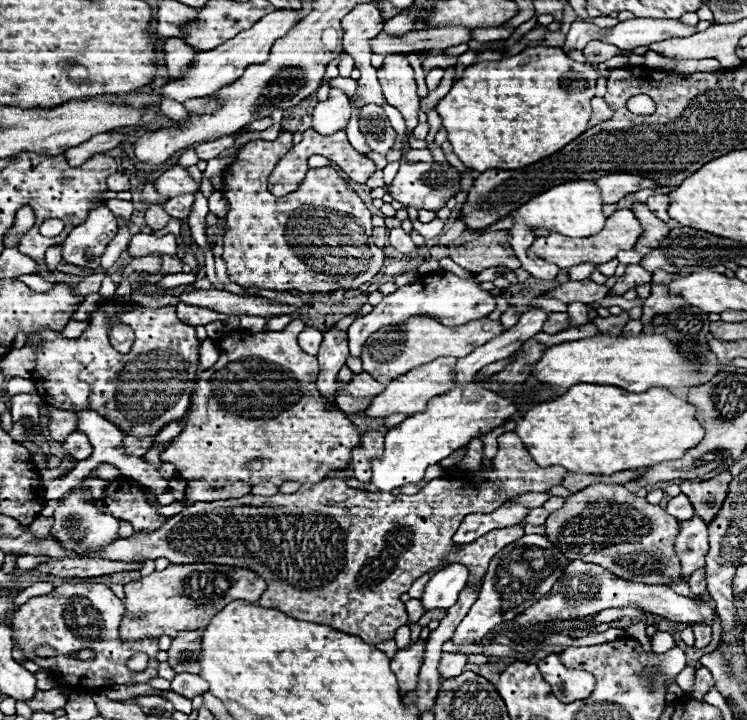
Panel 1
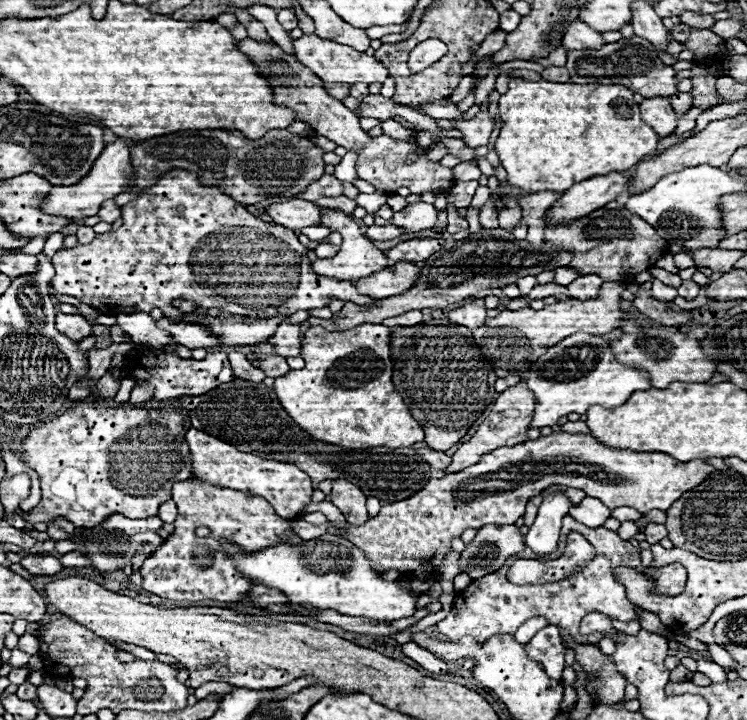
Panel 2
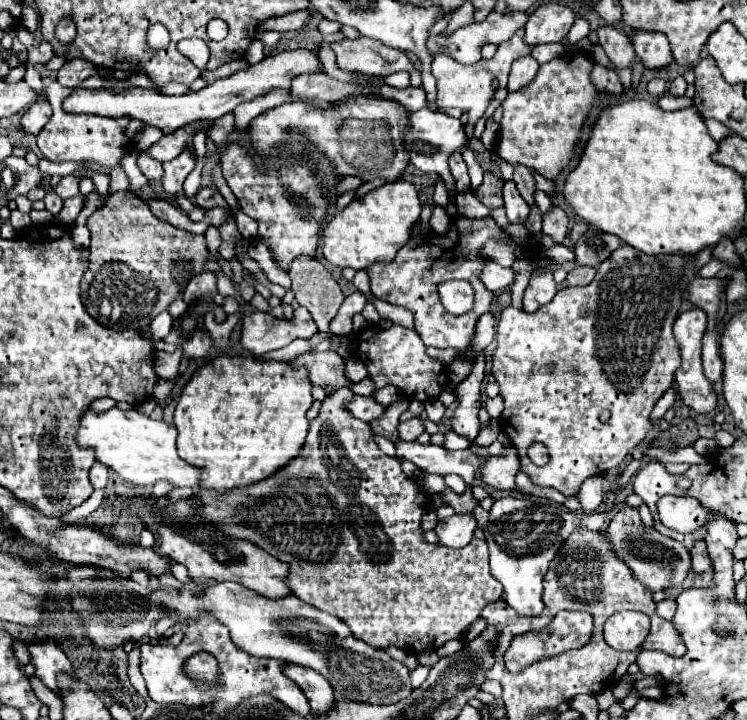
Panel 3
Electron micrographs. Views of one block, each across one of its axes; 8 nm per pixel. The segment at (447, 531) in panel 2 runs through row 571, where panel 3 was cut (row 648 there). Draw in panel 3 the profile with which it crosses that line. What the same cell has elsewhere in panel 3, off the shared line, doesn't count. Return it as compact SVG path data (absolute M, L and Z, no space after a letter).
M340 388L340 390L330 392L322 400L320 414L314 420L310 420L308 438L300 450L300 456L292 458L292 462L288 462L286 466L276 470L276 474L270 474L268 478L254 482L252 486L228 490L228 494L216 494L214 490L202 490L200 488L198 490L200 506L196 508L196 514L200 514L200 518L204 518L204 520L210 520L216 526L216 530L220 530L220 534L228 534L228 538L244 538L244 540L260 546L262 550L266 550L274 558L288 562L290 564L288 584L290 584L292 594L302 598L304 602L316 606L318 610L324 610L324 612L340 618L344 624L348 624L348 628L352 630L352 634L356 638L368 642L370 646L376 646L380 650L386 650L388 646L396 646L396 648L406 650L410 654L418 654L424 650L438 650L444 642L448 642L452 638L462 638L464 632L470 628L470 624L480 616L480 610L484 606L496 602L502 596L500 582L496 582L496 578L492 578L492 574L490 574L488 544L486 544L486 540L474 537L468 546L464 546L460 550L452 550L446 546L428 544L424 540L424 530L422 530L420 522L422 522L422 514L426 510L430 496L422 494L422 488L412 478L408 478L404 474L404 470L400 468L400 462L396 458L386 456L378 448L378 444L374 442L374 434L372 434L370 424L366 424L366 422L362 422L350 414L346 404L352 398L354 398L354 392L350 388Z

